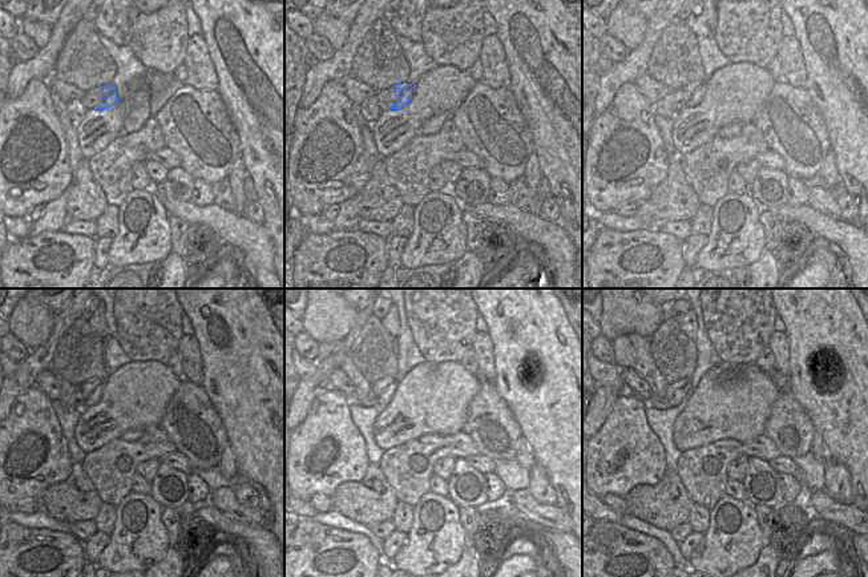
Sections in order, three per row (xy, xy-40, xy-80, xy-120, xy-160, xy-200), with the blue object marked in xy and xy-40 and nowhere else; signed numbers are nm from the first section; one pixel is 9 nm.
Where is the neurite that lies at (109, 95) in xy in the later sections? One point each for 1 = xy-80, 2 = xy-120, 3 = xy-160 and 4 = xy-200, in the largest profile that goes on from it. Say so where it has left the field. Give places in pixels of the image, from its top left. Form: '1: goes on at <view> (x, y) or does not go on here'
1: goes on at xy-80 (697, 89)
2: goes on at xy-120 (92, 388)
3: goes on at xy-160 (384, 388)
4: goes on at xy-200 (675, 392)

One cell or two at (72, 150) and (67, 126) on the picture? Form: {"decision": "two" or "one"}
{"decision": "one"}

